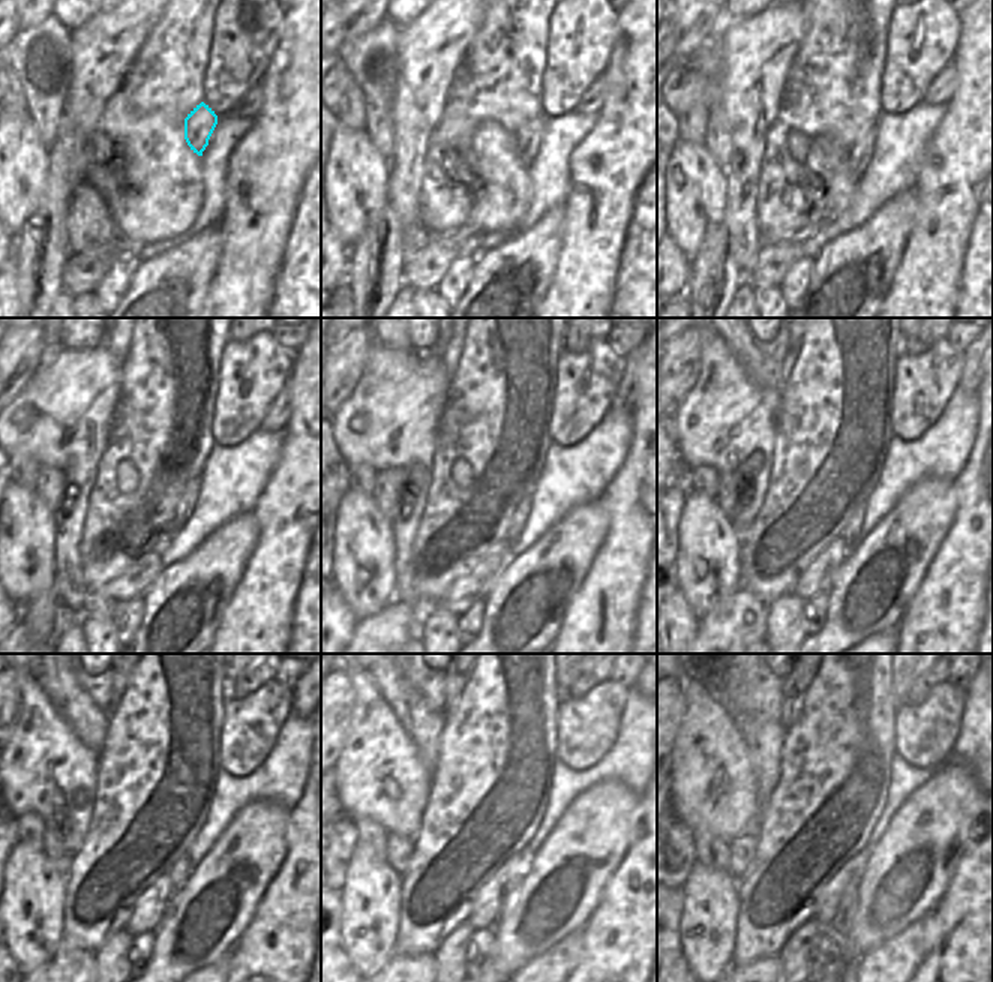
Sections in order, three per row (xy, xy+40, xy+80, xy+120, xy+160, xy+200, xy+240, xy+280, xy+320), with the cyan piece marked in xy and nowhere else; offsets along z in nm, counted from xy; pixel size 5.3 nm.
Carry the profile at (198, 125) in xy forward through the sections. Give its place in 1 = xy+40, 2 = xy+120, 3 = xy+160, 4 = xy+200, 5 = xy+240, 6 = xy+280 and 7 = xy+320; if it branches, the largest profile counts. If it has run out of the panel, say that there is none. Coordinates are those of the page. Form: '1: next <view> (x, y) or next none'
1: next xy+40 (530, 135)
2: next xy+120 (191, 490)
3: next xy+160 (522, 510)
4: next xy+200 (851, 534)
5: next xy+240 (180, 870)
6: next xy+280 (515, 885)
7: next xy+320 (840, 922)

